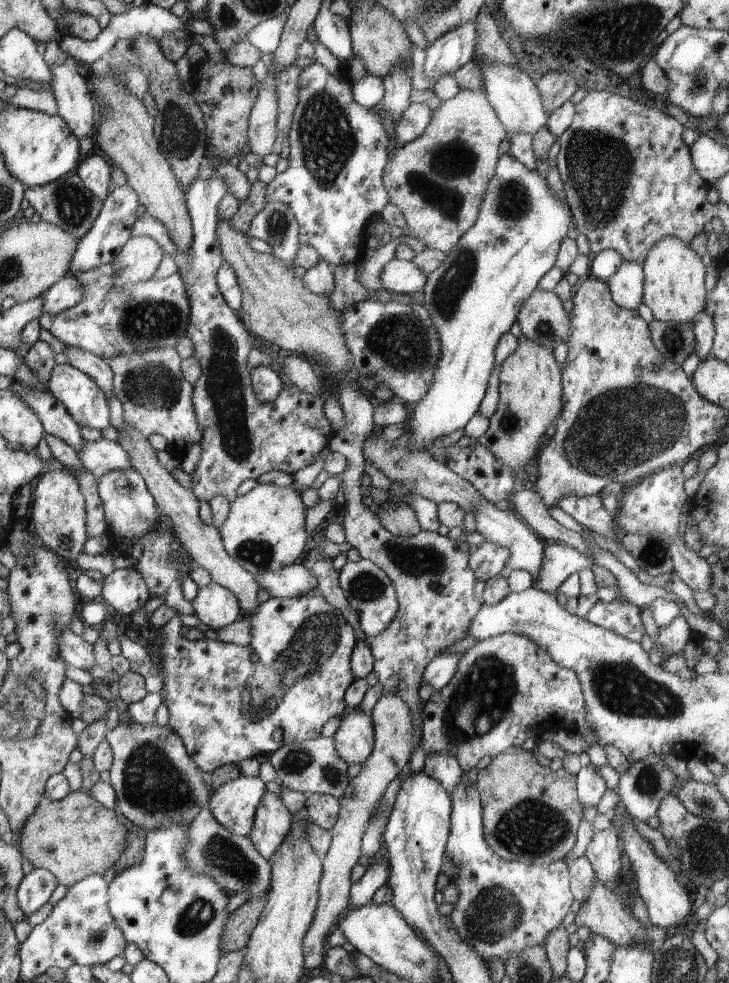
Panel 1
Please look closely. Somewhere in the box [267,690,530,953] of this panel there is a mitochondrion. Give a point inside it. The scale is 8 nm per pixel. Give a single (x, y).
(495, 912)

